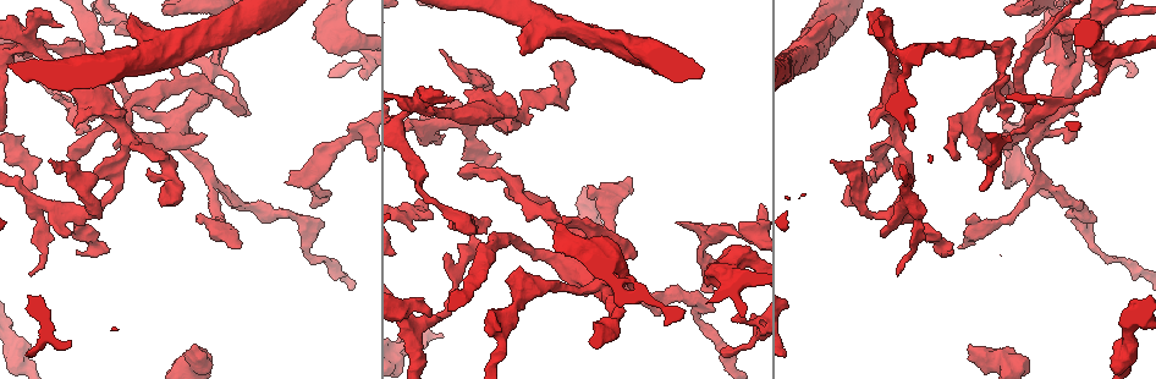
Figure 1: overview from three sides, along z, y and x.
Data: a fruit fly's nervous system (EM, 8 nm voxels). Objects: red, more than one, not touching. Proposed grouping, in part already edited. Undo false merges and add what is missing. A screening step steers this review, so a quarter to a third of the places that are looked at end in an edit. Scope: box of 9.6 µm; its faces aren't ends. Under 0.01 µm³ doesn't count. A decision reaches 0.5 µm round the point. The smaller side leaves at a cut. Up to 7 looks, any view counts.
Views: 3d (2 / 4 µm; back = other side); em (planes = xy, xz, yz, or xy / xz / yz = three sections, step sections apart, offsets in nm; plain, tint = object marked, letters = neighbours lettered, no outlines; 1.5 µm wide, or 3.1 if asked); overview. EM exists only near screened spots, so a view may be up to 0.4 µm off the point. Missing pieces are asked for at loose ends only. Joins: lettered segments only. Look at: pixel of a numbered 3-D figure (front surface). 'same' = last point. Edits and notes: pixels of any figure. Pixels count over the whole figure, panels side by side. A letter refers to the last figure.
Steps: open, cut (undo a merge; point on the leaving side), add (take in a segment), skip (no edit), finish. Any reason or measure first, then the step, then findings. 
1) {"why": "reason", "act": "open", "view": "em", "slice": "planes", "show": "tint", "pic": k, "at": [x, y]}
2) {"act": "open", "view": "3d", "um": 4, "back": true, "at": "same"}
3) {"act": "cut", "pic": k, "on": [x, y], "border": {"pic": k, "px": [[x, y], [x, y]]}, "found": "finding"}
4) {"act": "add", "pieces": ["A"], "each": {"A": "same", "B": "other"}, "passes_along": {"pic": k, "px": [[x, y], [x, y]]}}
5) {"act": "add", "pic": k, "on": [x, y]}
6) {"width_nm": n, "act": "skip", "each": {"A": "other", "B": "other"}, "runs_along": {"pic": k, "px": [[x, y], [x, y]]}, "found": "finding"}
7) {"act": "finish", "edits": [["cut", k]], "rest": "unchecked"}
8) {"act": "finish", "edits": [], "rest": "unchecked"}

{"why": "branch stops here", "act": "open", "view": "3d", "um": 2, "pic": 1, "at": [970, 347]}

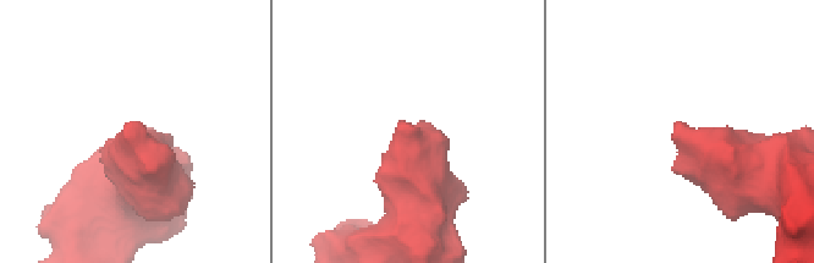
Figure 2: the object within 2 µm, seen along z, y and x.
{"act": "open", "view": "em", "slice": "xz", "step": 8, "show": "letters", "pic": 2, "at": [401, 122]}

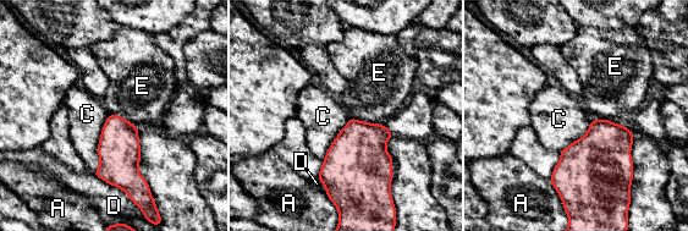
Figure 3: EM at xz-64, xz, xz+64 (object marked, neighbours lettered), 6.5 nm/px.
{"why": "cut it another way", "act": "open", "view": "em", "slice": "yz", "step": 8, "show": "letters", "at": "same"}

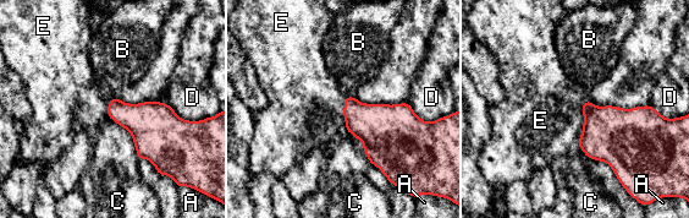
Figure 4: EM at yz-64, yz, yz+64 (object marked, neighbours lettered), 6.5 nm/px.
{"act": "add", "pieces": ["E"], "each": {"A": "other", "B": "other", "C": "other", "D": "other", "E": "same"}, "passes_along": {"pic": 4, "px": [[617, 136], [584, 123], [546, 119]]}, "found": "it goes on there"}

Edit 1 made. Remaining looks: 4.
{"why": "an open end", "act": "open", "view": "em", "slice": "planes", "show": "letters", "pic": 1, "at": [521, 53]}

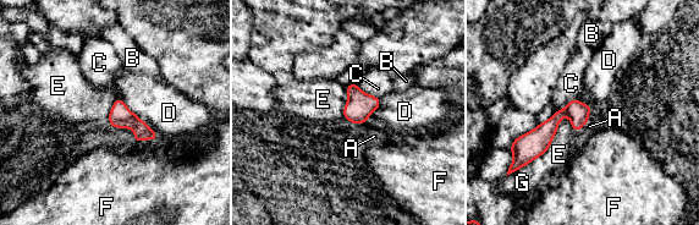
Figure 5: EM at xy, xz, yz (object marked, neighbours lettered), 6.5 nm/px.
{"width_nm": 150, "act": "skip", "each": {"A": "other", "B": "other", "C": "other", "D": "other", "E": "other", "F": "other", "G": "other"}, "found": "none of them fits"}

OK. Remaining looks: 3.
{"why": "abrupt turn", "act": "open", "view": "em", "slice": "planes", "show": "tint", "pic": 1, "at": [207, 67]}

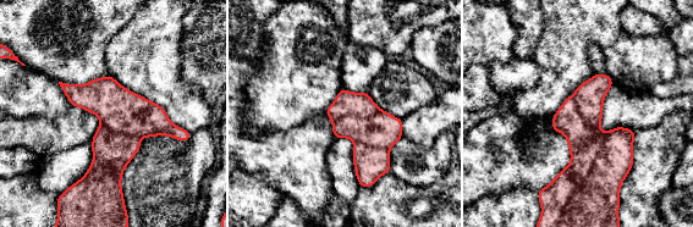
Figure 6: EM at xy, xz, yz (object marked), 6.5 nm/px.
{"why": "what lies round it", "act": "open", "view": "em", "slice": "planes", "show": "letters", "at": "same"}

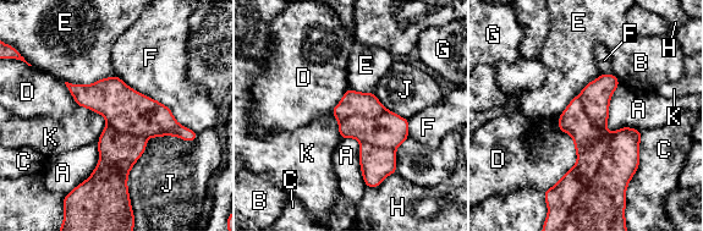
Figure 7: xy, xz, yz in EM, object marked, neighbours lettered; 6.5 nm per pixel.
{"act": "cut", "pic": 7, "on": [389, 130], "each": {"A": "other", "B": "other", "C": "other", "D": "other", "E": "other", "F": "other", "G": "other", "H": "other", "J": "other", "K": "other"}, "border": {"pic": 7, "px": [[385, 109], [373, 117], [338, 120]]}, "found": "two neurons meet here"}

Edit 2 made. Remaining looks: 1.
{"act": "finish", "edits": [["add", 4], ["cut", 7]], "rest": "unchecked"}

